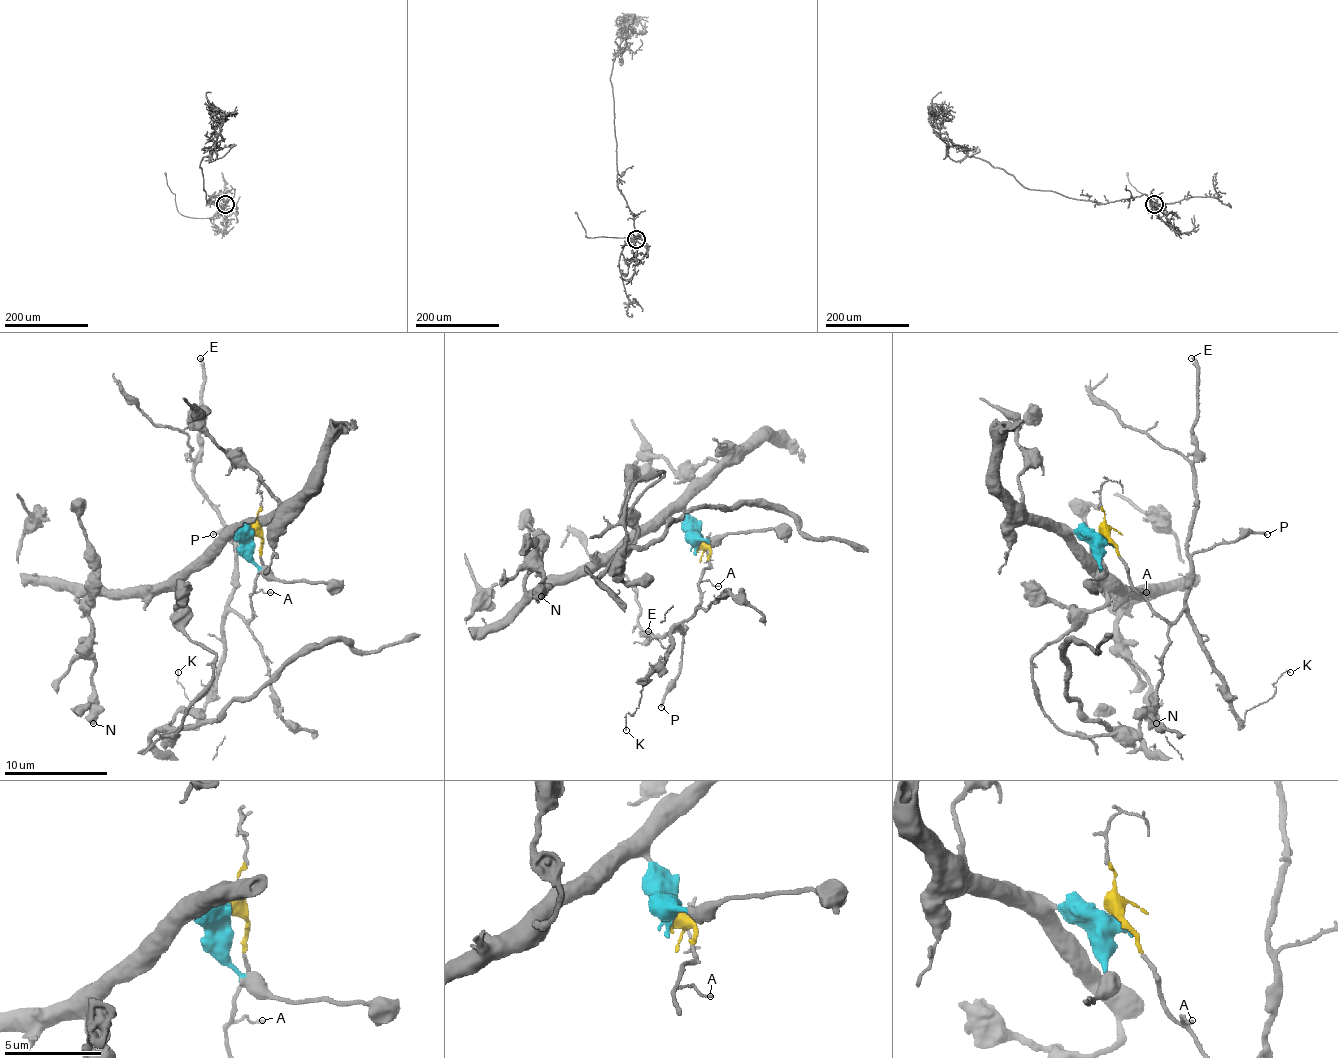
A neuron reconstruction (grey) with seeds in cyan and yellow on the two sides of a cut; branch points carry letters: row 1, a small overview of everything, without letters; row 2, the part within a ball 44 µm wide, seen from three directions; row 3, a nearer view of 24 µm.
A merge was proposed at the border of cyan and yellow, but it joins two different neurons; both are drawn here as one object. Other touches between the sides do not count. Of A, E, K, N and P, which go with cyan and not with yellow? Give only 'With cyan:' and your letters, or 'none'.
With cyan: N

